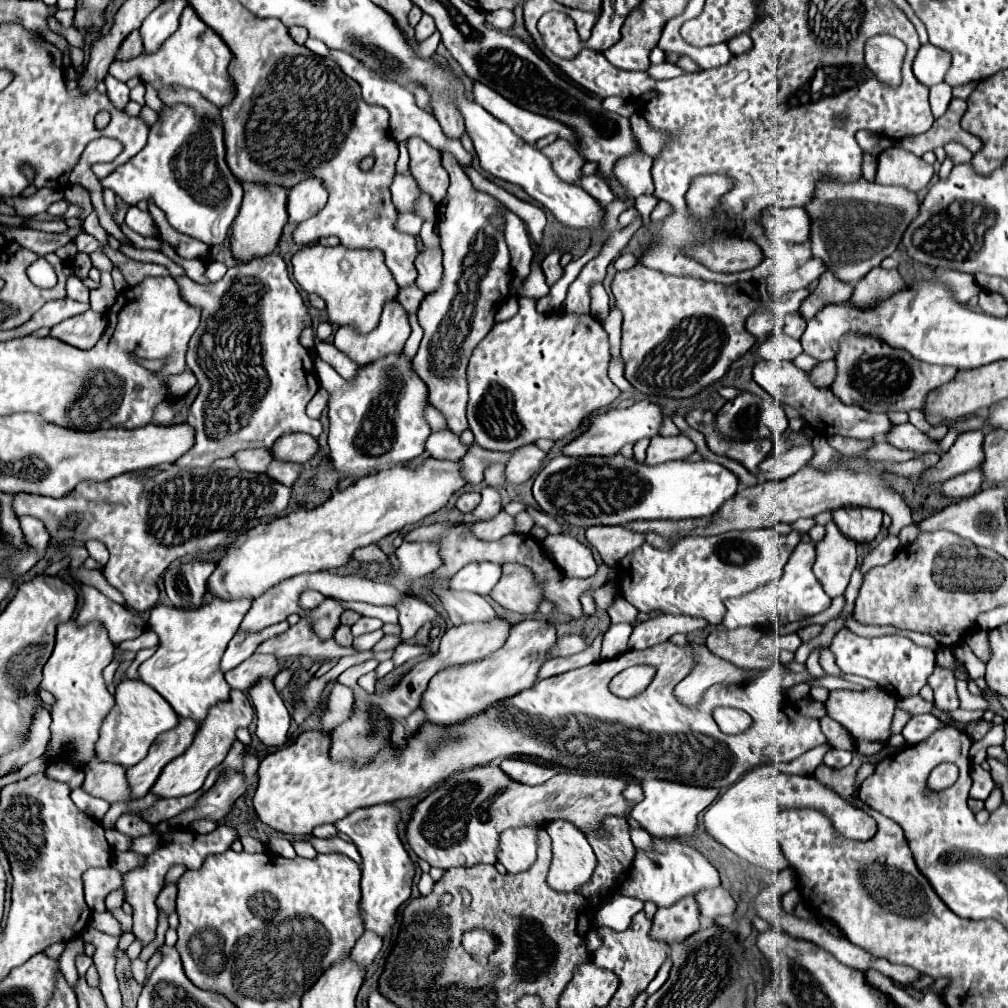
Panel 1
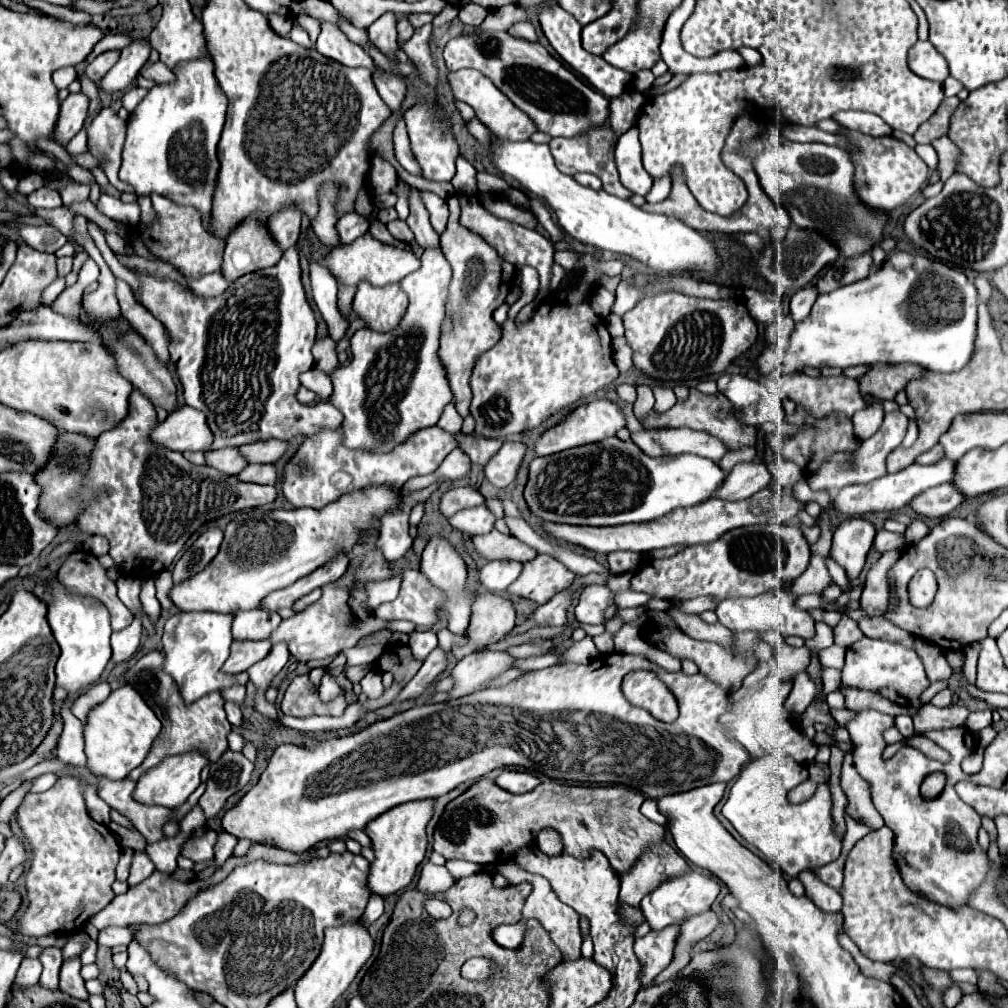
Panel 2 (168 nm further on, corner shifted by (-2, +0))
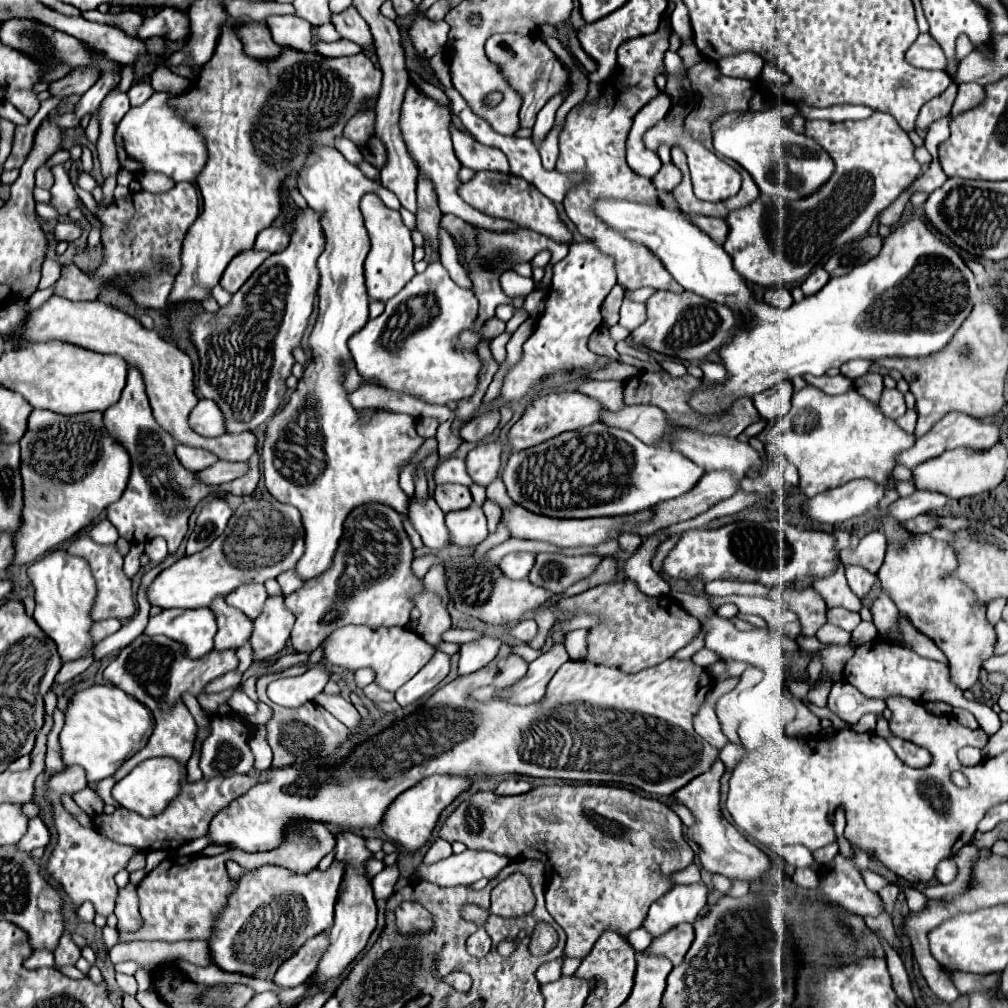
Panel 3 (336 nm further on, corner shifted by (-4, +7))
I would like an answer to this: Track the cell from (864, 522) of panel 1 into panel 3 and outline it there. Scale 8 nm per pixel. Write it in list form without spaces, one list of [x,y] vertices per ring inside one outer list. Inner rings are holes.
[[[847,567],[847,569],[845,569],[845,575],[847,575],[847,581],[849,581],[851,591],[853,591],[861,601],[867,597],[867,593],[871,591],[871,587],[873,587],[875,581],[877,581],[877,575],[869,573],[867,569],[861,569],[861,567]]]

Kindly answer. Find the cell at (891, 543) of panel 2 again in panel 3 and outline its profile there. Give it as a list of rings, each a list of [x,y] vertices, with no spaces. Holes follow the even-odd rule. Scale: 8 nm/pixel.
[[[871,531],[859,541],[859,545],[855,549],[841,551],[841,563],[843,563],[843,567],[859,565],[871,573],[877,573],[883,563],[885,549],[887,549],[885,535],[881,531]]]

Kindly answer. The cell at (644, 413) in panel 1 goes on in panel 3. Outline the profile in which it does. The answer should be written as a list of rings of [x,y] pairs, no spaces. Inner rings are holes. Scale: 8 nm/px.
[[[559,391],[559,393],[547,393],[535,401],[531,401],[531,405],[525,409],[523,417],[509,429],[507,439],[509,445],[513,447],[513,451],[523,451],[529,449],[533,445],[539,445],[563,431],[571,431],[571,429],[581,429],[587,427],[595,421],[599,421],[599,413],[601,413],[603,405],[579,391]]]

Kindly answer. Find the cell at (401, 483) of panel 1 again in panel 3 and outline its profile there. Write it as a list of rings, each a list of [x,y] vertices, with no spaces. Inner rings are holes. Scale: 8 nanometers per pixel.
[[[245,501],[237,507],[227,523],[227,529],[213,541],[211,547],[183,557],[147,587],[147,601],[161,609],[195,609],[207,607],[215,597],[227,595],[245,583],[265,583],[279,573],[293,569],[305,551],[303,525],[299,511],[277,501]]]

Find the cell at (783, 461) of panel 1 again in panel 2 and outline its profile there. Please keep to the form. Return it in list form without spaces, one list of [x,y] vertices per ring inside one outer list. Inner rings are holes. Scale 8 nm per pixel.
[[[743,462],[737,464],[725,478],[723,486],[717,490],[717,498],[743,500],[767,488],[773,482],[767,466],[763,462]]]

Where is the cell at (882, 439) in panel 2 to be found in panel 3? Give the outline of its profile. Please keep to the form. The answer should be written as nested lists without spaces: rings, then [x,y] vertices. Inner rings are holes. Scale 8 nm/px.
[[[887,387],[883,389],[883,393],[879,397],[879,407],[891,419],[897,419],[897,417],[901,417],[907,411],[903,393],[899,389],[887,389]]]

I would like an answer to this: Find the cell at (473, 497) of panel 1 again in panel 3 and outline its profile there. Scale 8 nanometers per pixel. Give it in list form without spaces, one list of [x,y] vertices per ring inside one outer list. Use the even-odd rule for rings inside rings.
[[[459,483],[437,485],[433,497],[435,497],[435,501],[437,501],[437,505],[441,507],[443,513],[467,509],[471,505],[471,501],[473,501],[469,489],[465,485],[459,485]]]

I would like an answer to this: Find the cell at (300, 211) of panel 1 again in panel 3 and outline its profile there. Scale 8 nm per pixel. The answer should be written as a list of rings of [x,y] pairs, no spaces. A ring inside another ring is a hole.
[[[267,227],[257,235],[257,241],[253,245],[255,251],[269,251],[279,253],[289,245],[289,233],[279,227]]]

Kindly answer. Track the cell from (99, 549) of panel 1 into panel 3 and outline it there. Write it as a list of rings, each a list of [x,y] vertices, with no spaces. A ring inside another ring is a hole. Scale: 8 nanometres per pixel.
[[[101,519],[93,527],[89,527],[89,535],[97,543],[115,543],[119,539],[117,531],[113,529],[111,521],[107,521],[107,519]]]

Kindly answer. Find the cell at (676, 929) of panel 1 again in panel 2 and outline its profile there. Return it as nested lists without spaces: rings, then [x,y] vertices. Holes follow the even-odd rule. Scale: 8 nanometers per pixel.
[[[673,924],[673,928],[663,928],[661,932],[649,930],[649,934],[635,940],[637,958],[643,964],[641,982],[645,988],[661,970],[665,970],[671,964],[677,936],[679,936],[679,924]]]

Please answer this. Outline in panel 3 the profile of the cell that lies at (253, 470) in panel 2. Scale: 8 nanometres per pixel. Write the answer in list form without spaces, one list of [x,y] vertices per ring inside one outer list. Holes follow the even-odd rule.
[[[215,461],[207,469],[195,473],[197,481],[203,485],[223,485],[233,479],[239,479],[247,471],[247,463],[229,463],[229,461]]]

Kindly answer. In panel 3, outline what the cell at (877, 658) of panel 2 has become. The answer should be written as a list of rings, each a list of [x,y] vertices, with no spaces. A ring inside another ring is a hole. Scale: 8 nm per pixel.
[[[875,639],[875,641],[869,641],[869,643],[861,645],[845,665],[845,681],[851,683],[855,689],[859,689],[869,699],[887,699],[887,697],[893,697],[893,695],[903,695],[903,697],[909,697],[917,703],[943,701],[943,703],[949,703],[951,707],[967,709],[977,717],[979,727],[987,735],[997,733],[999,727],[1001,727],[999,715],[989,705],[973,703],[973,701],[967,701],[963,697],[963,691],[957,685],[953,685],[951,675],[949,675],[949,667],[945,663],[925,659],[925,657],[917,655],[915,651],[893,645],[889,641]]]

